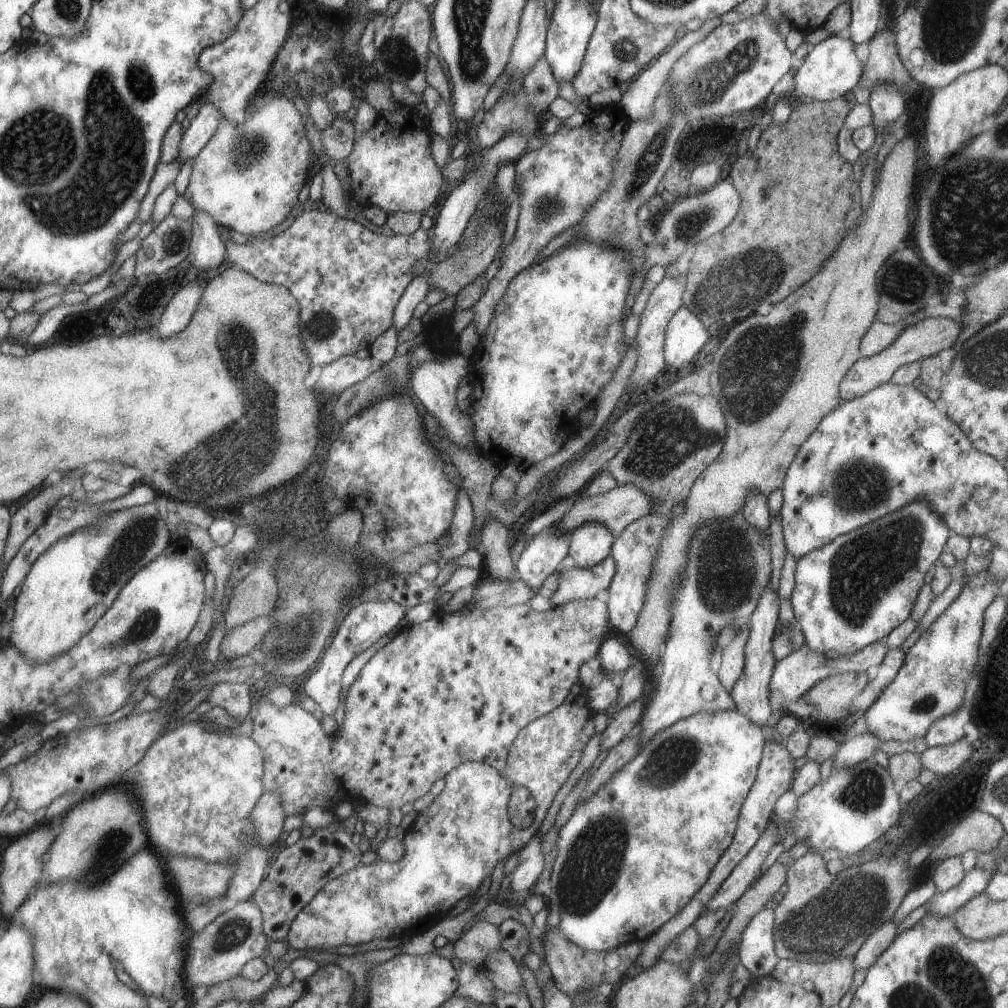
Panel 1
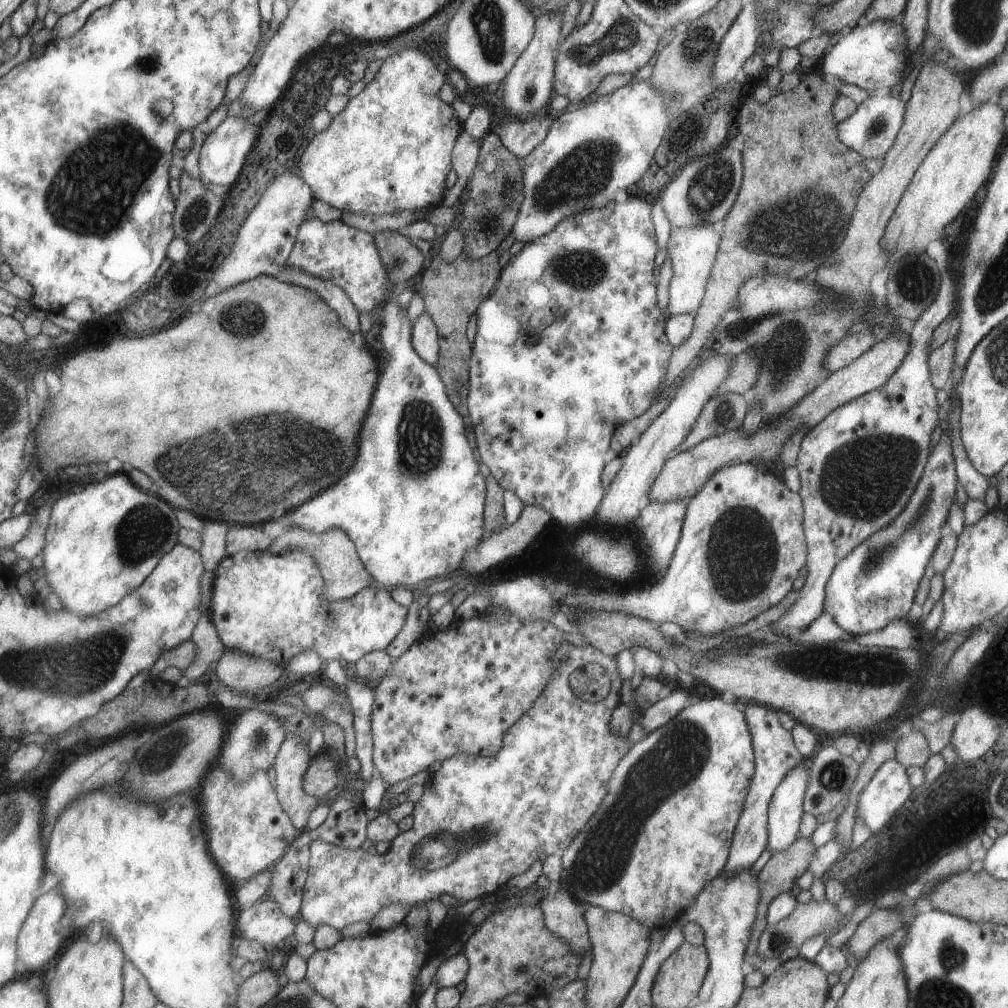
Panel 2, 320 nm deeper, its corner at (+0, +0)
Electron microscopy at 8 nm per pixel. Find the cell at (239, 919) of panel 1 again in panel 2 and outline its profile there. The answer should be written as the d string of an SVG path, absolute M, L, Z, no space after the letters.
M262 898L256 901L250 908L241 910L236 921L237 936L244 937L253 941L258 941L267 949L276 953L279 943L292 935L297 923L289 917L272 898Z

